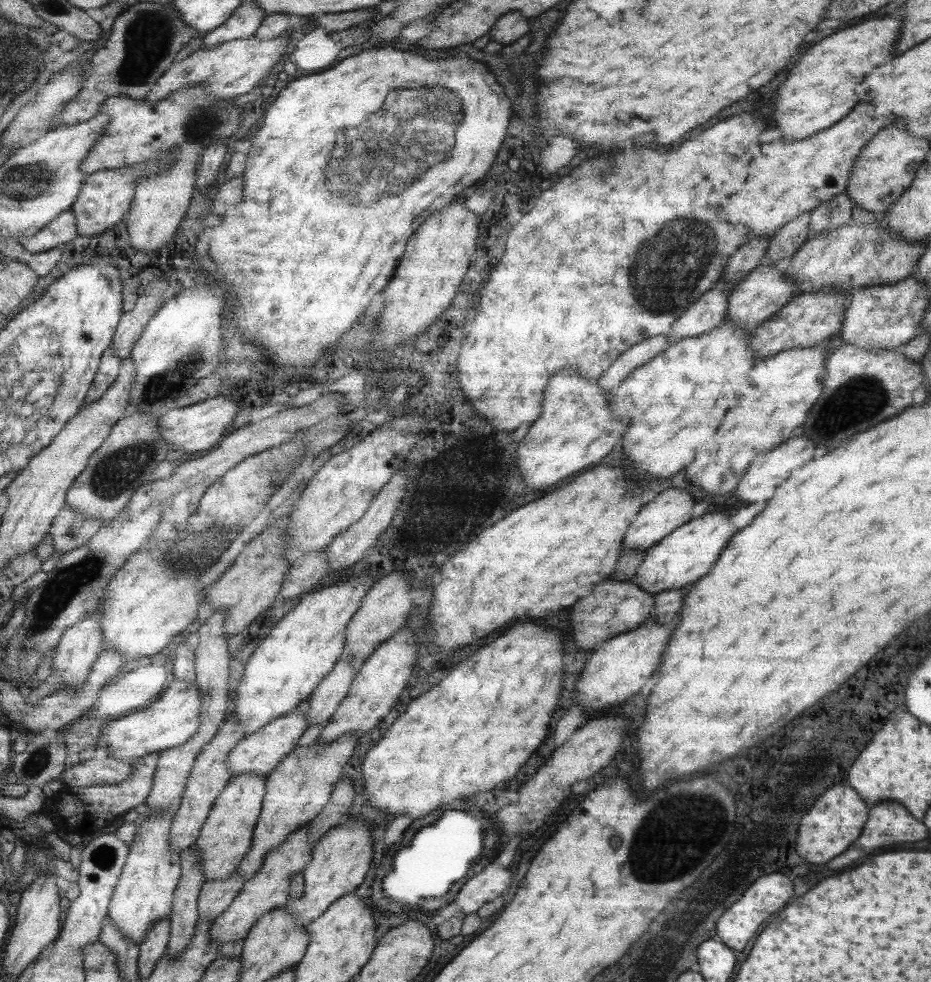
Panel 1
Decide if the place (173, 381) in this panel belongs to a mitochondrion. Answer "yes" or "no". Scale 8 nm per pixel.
yes

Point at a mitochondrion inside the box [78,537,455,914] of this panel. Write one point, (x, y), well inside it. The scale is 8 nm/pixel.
(104, 856)

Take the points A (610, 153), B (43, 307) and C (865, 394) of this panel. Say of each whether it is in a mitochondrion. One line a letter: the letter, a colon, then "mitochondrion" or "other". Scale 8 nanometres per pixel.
A: other
B: other
C: mitochondrion

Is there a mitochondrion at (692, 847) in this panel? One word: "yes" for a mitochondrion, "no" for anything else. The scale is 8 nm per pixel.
no

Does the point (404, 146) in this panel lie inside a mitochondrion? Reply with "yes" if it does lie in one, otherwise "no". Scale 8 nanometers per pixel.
yes

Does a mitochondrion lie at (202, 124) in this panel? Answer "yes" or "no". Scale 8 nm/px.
yes

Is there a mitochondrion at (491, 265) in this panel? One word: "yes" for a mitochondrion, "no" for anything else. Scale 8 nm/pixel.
no

